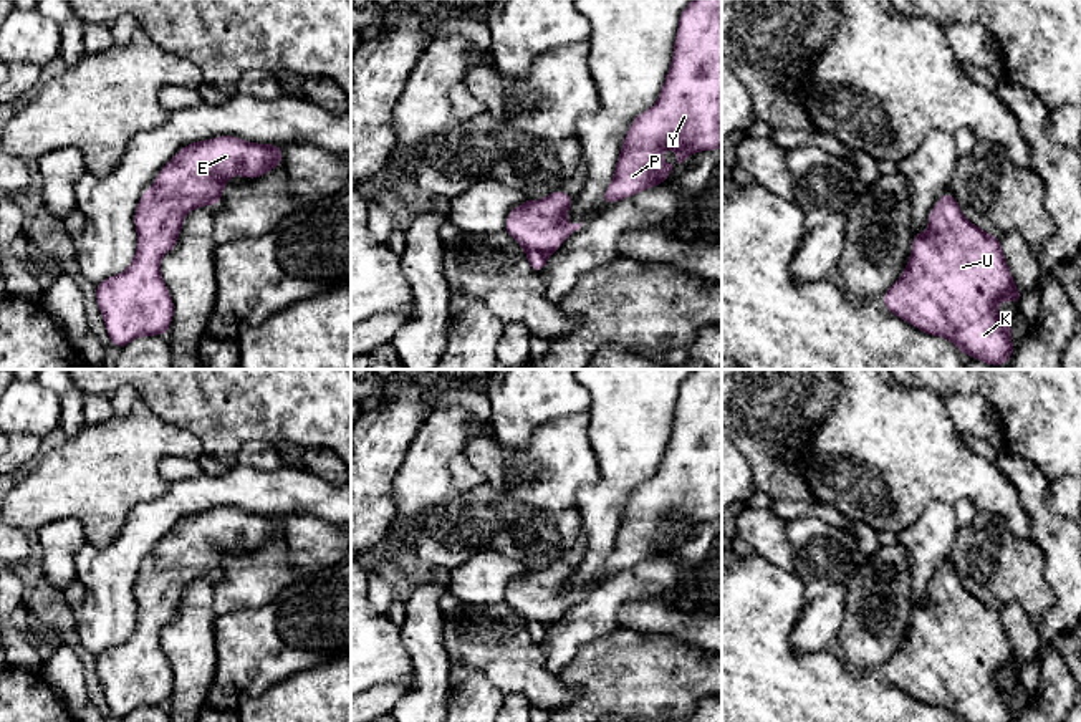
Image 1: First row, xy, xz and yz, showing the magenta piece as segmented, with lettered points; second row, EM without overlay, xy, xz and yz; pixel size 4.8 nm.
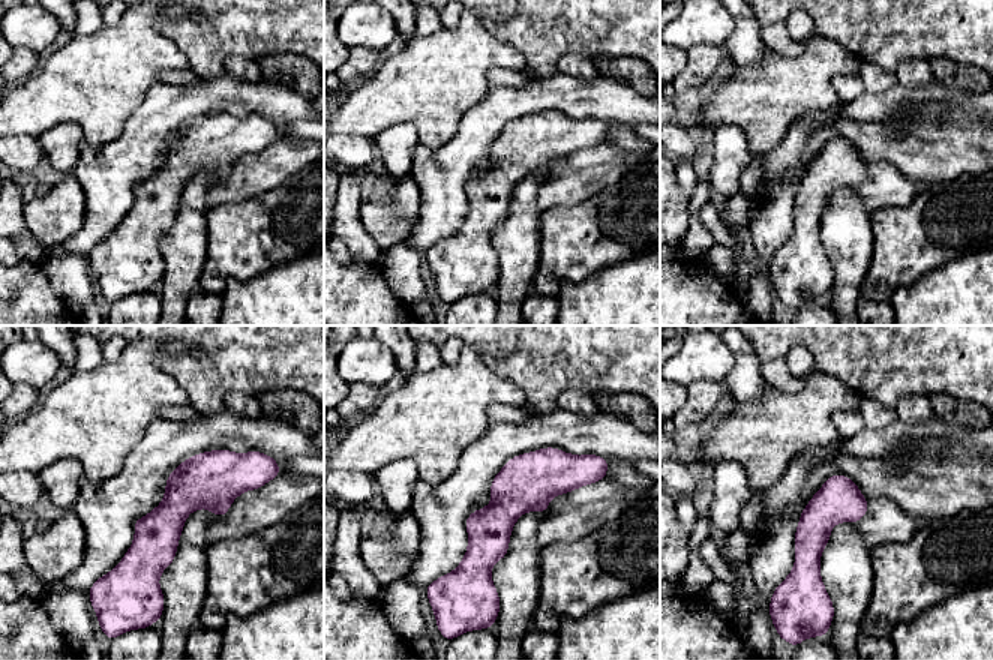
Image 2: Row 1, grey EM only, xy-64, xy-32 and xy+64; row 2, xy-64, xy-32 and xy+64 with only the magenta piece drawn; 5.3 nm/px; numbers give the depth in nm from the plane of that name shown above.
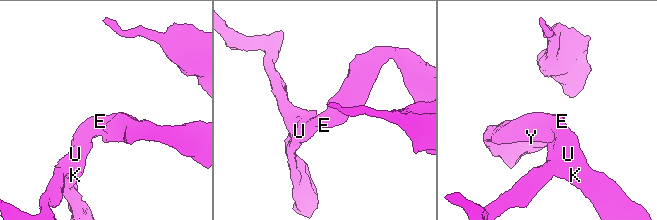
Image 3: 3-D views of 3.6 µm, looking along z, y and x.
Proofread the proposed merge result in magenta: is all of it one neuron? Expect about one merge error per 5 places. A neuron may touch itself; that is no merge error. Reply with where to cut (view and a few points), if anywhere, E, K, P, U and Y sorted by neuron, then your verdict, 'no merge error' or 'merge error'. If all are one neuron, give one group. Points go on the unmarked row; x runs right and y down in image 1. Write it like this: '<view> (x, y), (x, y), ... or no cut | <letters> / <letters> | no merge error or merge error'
no cut | E K P U Y | no merge error

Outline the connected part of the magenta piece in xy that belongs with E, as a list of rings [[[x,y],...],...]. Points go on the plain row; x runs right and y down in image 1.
[[[217,507],[184,517],[161,540],[136,578],[132,634],[96,656],[96,671],[114,717],[167,705],[174,672],[161,646],[161,631],[177,618],[184,588],[204,576],[217,578],[232,546],[258,550],[280,538],[281,527],[283,520],[275,515]]]

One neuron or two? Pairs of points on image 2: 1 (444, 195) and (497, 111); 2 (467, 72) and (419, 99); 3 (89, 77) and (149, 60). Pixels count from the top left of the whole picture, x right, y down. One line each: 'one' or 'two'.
1: one
2: one
3: one

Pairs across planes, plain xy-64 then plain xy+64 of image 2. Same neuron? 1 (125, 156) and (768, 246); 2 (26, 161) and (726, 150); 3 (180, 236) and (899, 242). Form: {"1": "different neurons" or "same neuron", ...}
{"1": "same neuron", "2": "different neurons", "3": "different neurons"}

